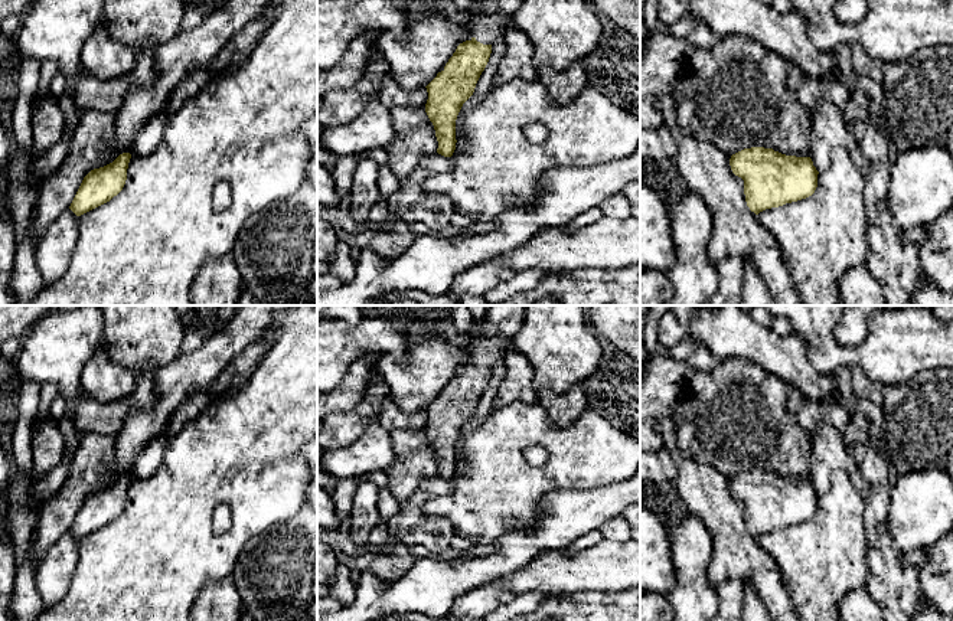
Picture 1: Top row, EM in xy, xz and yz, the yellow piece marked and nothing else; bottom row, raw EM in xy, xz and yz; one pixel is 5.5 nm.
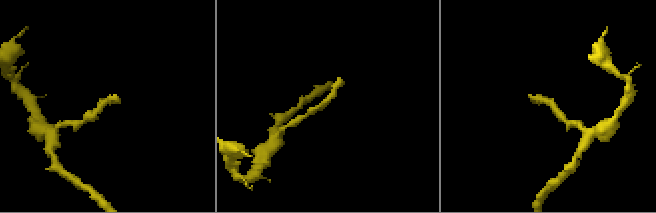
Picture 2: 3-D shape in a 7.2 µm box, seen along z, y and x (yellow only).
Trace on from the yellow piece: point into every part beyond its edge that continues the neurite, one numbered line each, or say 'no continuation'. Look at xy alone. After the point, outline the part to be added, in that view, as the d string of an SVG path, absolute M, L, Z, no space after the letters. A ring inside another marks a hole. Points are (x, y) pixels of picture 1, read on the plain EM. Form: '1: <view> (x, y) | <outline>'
no continuation

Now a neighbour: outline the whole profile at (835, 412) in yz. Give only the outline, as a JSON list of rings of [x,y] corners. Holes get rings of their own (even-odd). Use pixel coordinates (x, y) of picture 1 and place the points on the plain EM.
[[[792,389],[787,398],[787,408],[799,426],[809,435],[812,435],[823,421],[828,421],[842,434],[851,421],[839,393],[819,403],[804,398],[797,389]]]

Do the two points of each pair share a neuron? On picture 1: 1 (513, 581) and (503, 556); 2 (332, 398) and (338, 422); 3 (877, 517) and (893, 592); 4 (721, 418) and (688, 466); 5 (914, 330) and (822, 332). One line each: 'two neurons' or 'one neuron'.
1: two neurons
2: two neurons
3: one neuron
4: two neurons
5: one neuron

